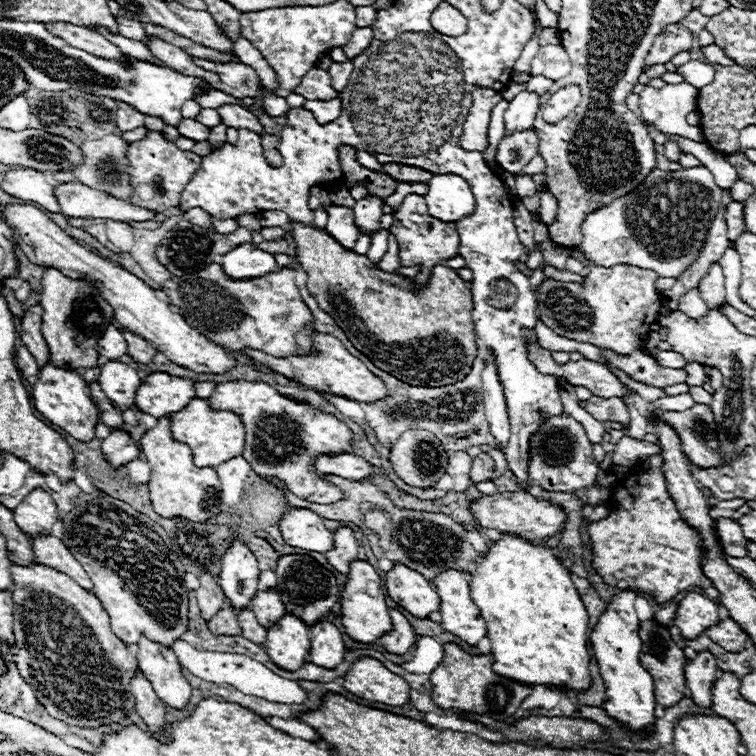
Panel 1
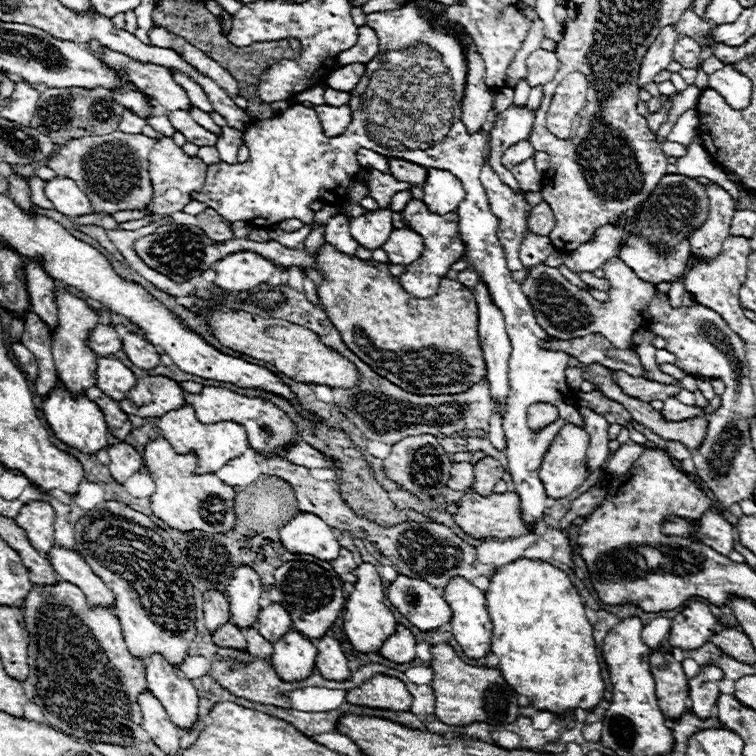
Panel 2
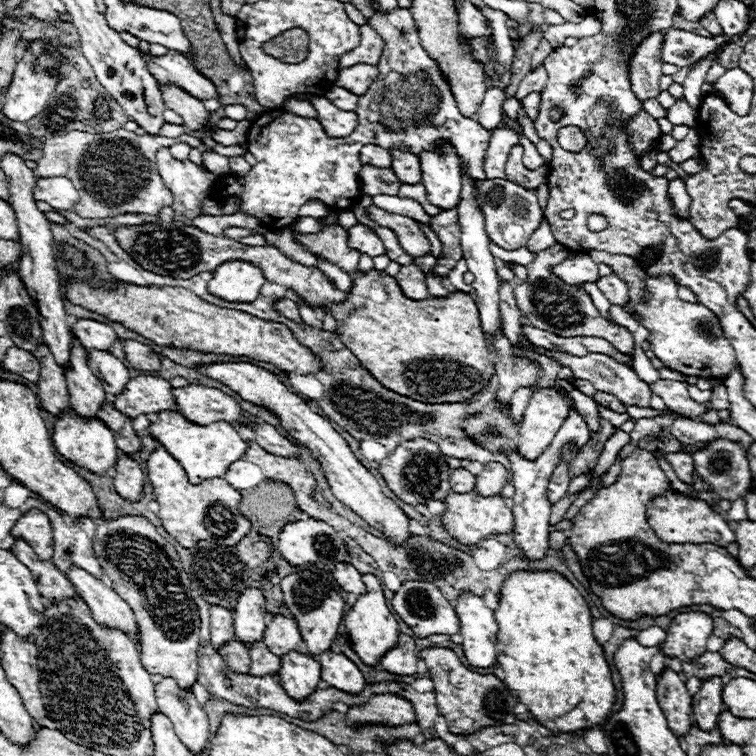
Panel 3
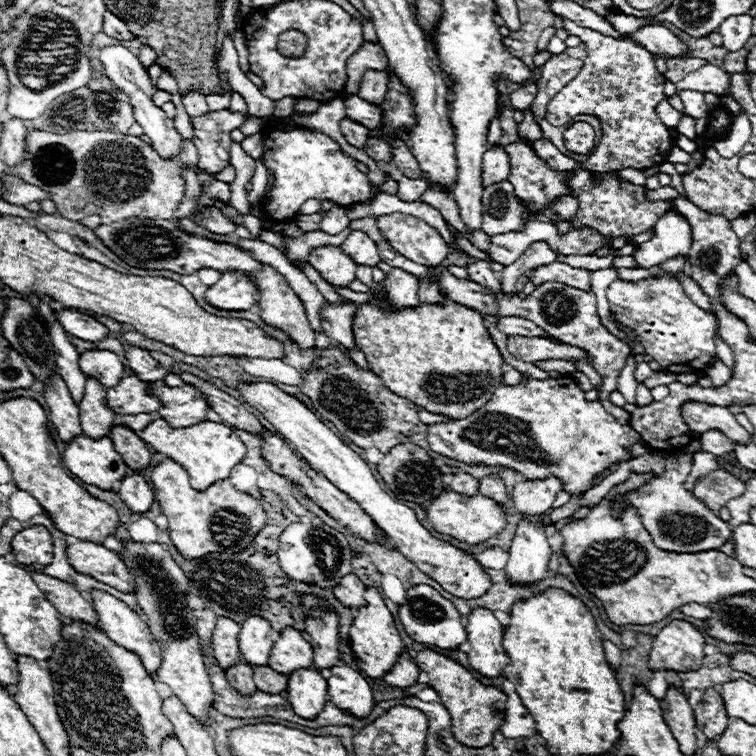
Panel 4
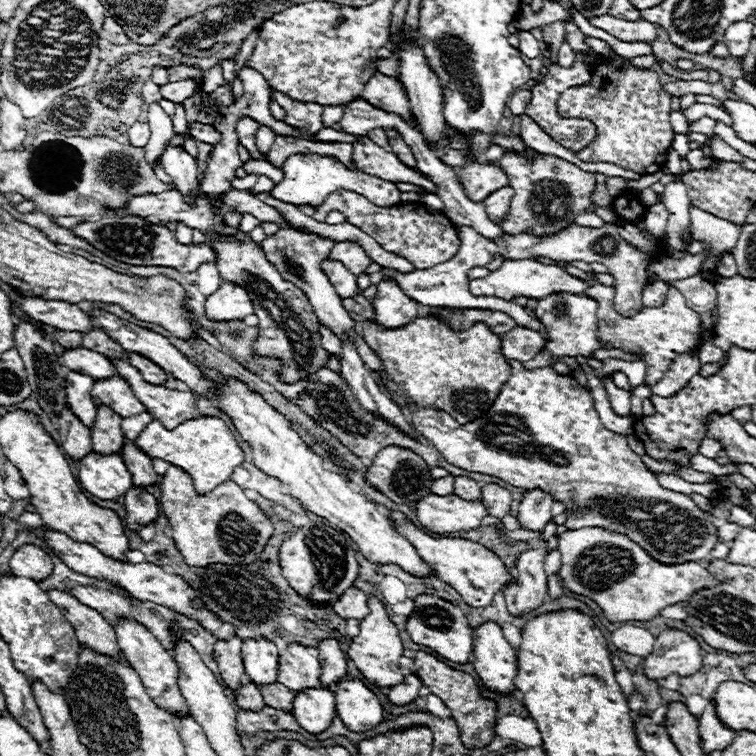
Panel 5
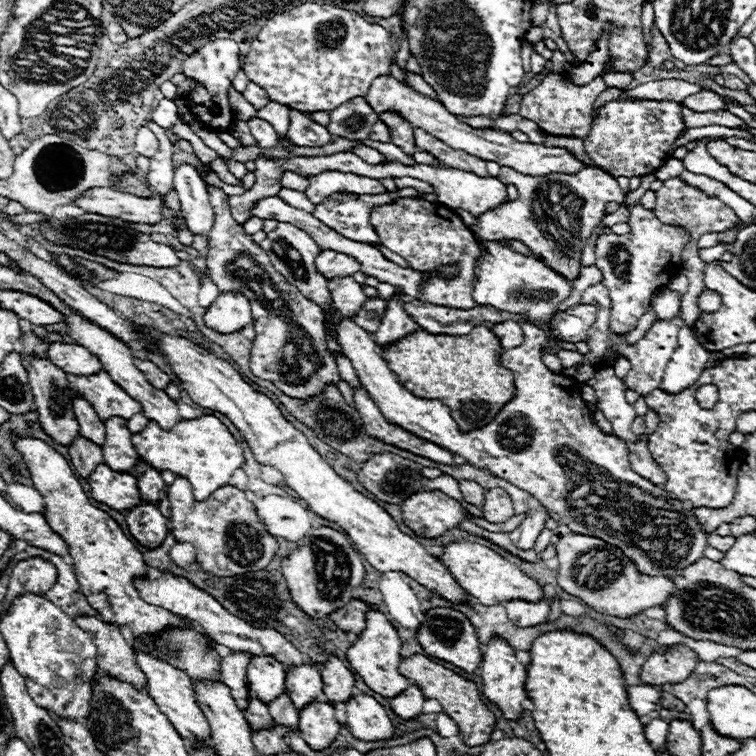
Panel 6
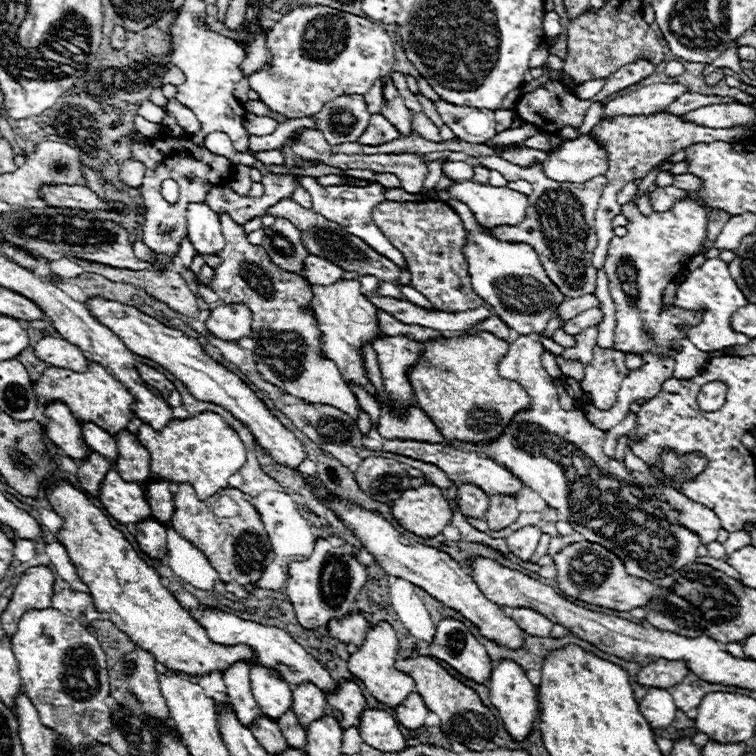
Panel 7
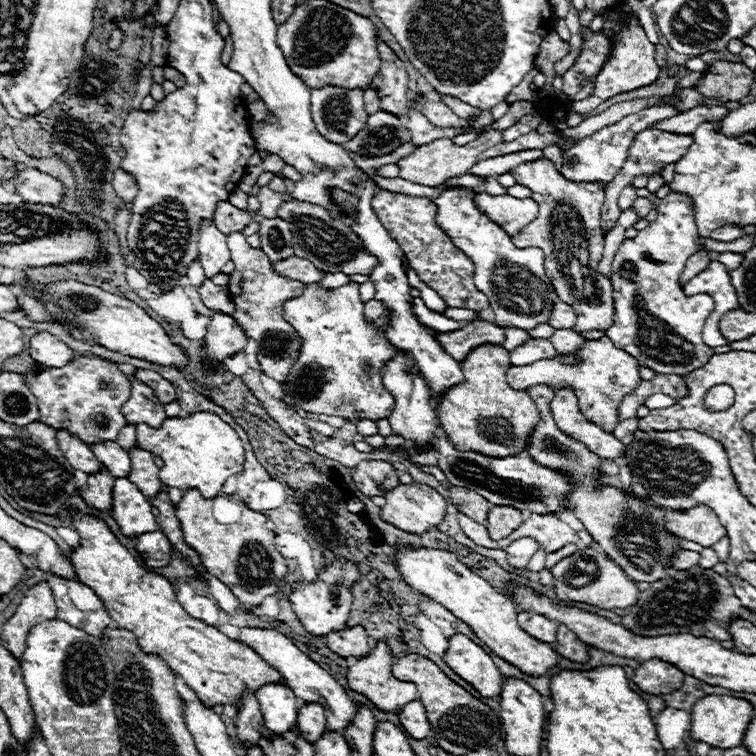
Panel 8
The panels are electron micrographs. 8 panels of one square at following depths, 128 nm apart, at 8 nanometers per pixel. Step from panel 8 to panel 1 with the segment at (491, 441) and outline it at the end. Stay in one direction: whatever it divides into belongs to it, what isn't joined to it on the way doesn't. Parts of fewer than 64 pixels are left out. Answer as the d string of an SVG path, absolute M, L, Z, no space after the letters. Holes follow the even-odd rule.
M290 220L290 236L296 246L296 258L308 274L308 290L322 310L330 312L338 326L346 332L348 340L366 354L374 366L398 376L398 380L414 386L446 386L462 380L476 358L476 332L472 322L472 294L466 282L448 266L434 266L428 284L414 294L412 280L380 270L366 256L340 246L326 230L314 224L300 224Z

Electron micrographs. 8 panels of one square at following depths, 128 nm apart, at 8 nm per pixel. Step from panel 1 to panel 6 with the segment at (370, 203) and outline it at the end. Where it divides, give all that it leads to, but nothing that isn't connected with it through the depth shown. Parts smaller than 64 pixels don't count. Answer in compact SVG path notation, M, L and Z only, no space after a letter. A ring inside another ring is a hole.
M322 250L318 254L318 272L330 280L330 276L352 276L354 272L360 272L358 260L354 260L348 254L336 252L336 250Z

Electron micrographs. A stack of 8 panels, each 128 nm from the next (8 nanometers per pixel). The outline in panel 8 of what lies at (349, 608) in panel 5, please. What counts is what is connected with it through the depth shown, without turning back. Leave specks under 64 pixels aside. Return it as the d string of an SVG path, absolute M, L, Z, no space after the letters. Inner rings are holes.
M362 626L334 630L334 632L326 634L326 644L330 644L330 648L334 648L334 652L338 652L344 658L346 656L358 658L358 656L366 656L366 652L370 652L368 636Z

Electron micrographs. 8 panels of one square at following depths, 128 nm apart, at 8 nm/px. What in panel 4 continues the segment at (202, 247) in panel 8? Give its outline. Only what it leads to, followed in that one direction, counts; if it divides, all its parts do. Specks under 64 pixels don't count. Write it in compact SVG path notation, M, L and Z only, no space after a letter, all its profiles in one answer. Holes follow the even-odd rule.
M122 44L120 46L104 46L100 50L100 62L104 66L104 74L116 84L116 88L122 90L124 94L128 94L132 110L134 110L134 120L144 128L144 134L150 138L154 148L158 148L158 152L162 152L162 156L174 156L180 148L182 136L176 132L172 120L164 114L164 110L154 104L154 94L158 92L158 88L152 84L150 74L144 68L144 64L138 60L138 56L134 56Z

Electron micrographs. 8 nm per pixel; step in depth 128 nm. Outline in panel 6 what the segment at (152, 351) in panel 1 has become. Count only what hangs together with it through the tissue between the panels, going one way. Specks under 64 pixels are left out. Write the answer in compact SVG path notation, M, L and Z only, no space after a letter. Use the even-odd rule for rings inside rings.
M134 358L134 364L136 364L136 368L138 370L142 370L144 372L144 376L146 376L146 380L154 386L154 388L166 388L168 384L170 384L170 378L168 378L168 374L164 374L162 370L158 370L150 360L140 360L140 358Z

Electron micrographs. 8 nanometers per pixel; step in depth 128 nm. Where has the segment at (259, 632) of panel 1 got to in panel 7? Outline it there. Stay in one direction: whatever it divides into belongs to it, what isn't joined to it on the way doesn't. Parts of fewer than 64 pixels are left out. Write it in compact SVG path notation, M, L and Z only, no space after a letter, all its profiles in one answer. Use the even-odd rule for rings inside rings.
M290 710L290 712L284 712L280 718L278 718L278 726L286 738L286 742L294 748L304 748L306 746L306 732L304 728L300 726L296 714Z

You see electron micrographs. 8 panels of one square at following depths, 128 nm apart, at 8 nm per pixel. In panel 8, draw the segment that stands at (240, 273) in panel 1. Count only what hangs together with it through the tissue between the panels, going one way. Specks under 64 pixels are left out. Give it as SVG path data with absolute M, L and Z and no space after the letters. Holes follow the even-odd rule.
M214 312L210 316L210 326L208 326L204 342L210 352L208 362L222 364L224 358L230 358L238 350L244 350L246 334L232 316L224 312Z

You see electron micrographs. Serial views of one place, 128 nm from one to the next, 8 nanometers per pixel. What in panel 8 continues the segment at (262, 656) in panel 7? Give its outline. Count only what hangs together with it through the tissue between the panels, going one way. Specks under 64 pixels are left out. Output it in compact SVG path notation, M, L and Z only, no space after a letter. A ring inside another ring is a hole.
M240 628L240 642L248 644L250 648L254 648L260 656L264 656L264 660L276 668L284 682L292 688L292 692L302 698L302 700L318 700L324 708L326 708L326 718L328 718L328 728L334 732L342 732L346 728L346 724L350 724L350 720L354 718L354 702L350 700L350 696L346 694L346 690L324 670L320 668L314 660L310 660L288 636L276 632L276 630L262 630L262 628Z

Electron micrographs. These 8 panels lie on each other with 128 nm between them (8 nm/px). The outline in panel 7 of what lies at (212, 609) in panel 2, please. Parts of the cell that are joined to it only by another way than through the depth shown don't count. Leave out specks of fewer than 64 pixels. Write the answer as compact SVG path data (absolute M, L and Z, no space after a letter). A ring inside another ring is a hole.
M236 662L224 672L226 694L230 696L230 702L234 704L240 724L246 724L246 726L250 726L254 722L254 718L258 718L262 714L252 696L248 672L250 672L250 666L246 662ZM252 706L254 706L254 710L252 710Z

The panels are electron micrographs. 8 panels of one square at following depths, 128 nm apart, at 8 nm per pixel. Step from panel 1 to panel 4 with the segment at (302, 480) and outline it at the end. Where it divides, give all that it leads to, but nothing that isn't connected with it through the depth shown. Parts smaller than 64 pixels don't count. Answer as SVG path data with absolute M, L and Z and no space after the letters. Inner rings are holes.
M160 384L154 386L152 392L162 400L164 406L160 408L160 416L170 426L180 428L180 426L192 426L206 420L206 412L210 410L210 404L194 386L184 384L178 388L170 388Z

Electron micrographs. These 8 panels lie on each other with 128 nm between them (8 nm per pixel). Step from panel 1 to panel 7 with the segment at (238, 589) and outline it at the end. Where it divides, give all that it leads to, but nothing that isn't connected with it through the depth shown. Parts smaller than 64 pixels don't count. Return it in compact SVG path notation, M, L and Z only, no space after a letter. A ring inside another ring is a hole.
M262 664L250 668L250 686L254 698L268 718L276 720L292 706L292 688L290 684L272 668Z

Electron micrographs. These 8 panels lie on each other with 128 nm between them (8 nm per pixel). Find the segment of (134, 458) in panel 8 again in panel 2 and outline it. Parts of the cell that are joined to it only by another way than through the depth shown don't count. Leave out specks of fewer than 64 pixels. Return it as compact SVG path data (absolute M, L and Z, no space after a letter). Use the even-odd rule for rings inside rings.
M56 288L56 306L58 306L58 328L52 334L52 356L54 356L58 378L76 396L78 392L86 392L90 386L96 384L96 358L98 356L86 346L86 338L94 330L94 326L98 326L100 322L98 322L96 310L84 298L78 298L70 290L58 292Z

